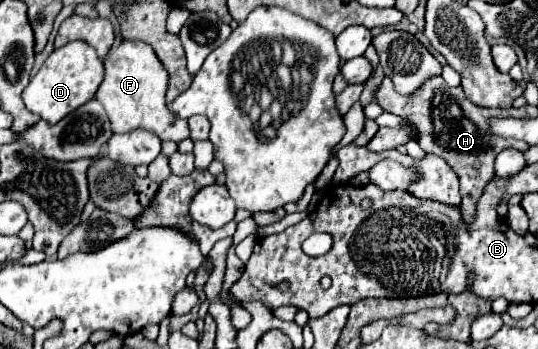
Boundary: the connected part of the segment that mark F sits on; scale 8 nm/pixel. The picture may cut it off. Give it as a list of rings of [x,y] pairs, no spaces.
[[[122,41],[120,47],[104,59],[104,69],[104,81],[98,87],[96,99],[104,105],[114,133],[146,129],[156,133],[162,141],[180,141],[188,137],[186,119],[180,119],[166,109],[164,93],[168,85],[168,73],[150,45],[142,41]]]

